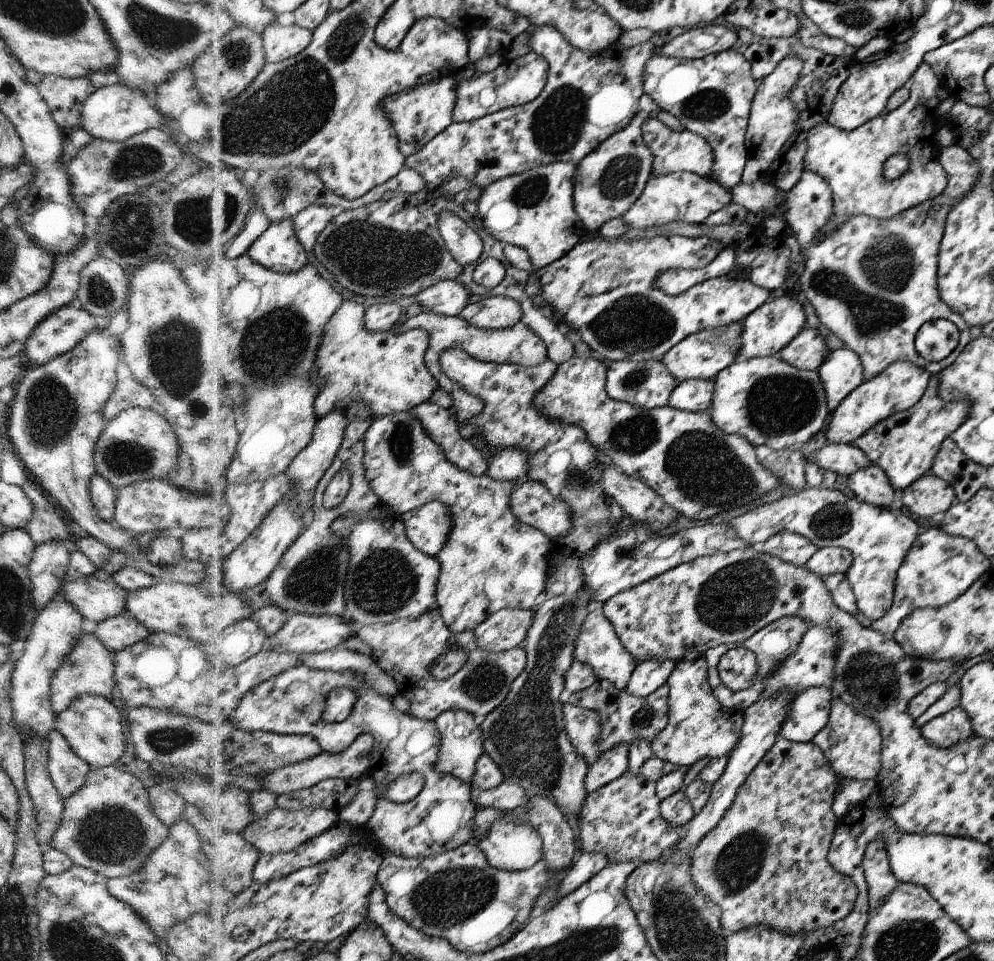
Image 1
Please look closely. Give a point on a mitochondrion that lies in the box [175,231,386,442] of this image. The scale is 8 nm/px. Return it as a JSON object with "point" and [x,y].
{"point":[272,347]}

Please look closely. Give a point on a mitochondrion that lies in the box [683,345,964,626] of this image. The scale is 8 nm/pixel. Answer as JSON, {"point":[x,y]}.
{"point":[777,405]}

